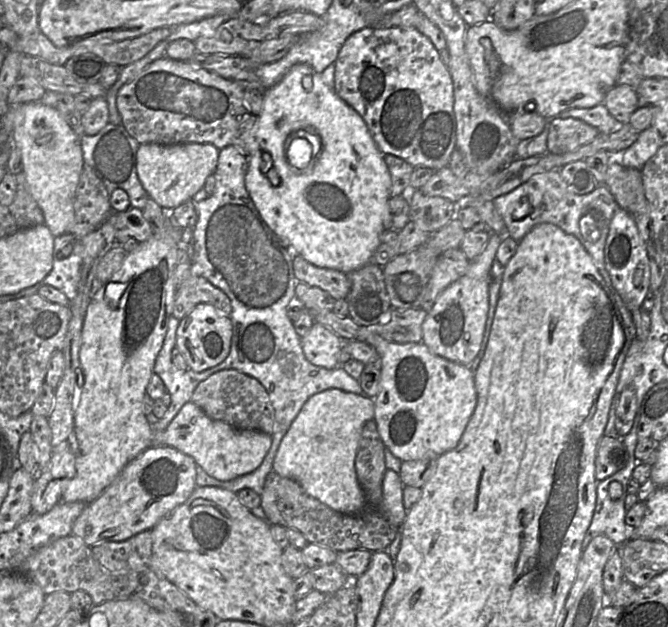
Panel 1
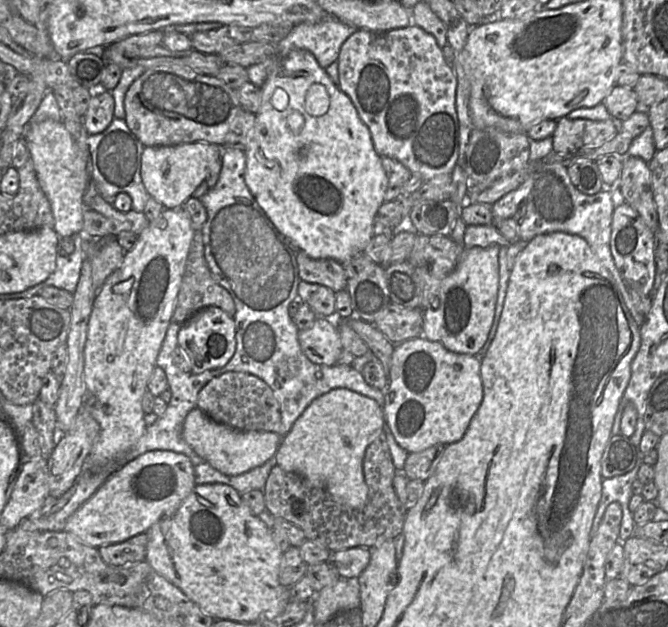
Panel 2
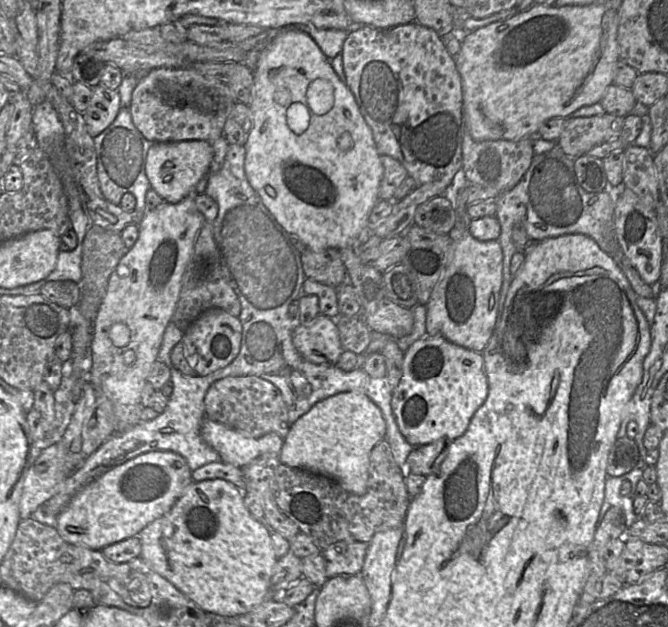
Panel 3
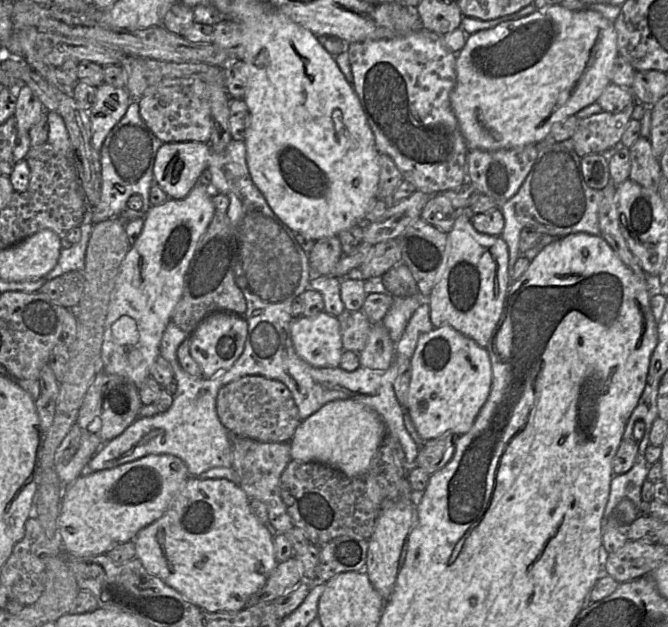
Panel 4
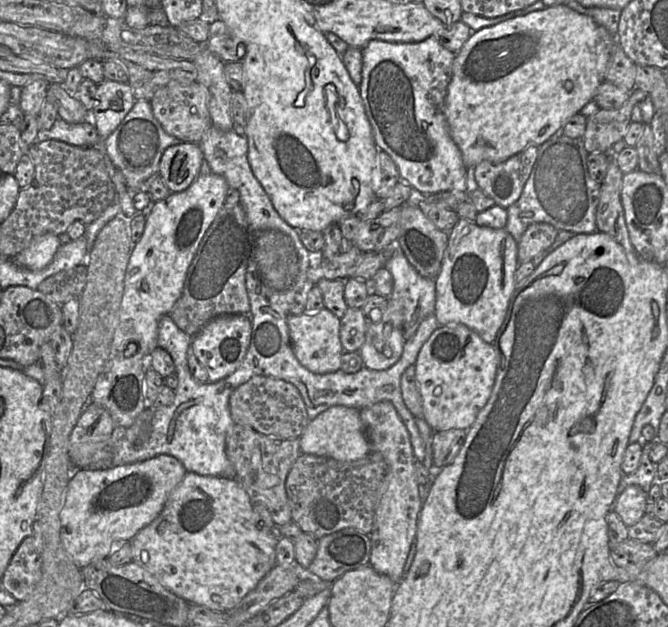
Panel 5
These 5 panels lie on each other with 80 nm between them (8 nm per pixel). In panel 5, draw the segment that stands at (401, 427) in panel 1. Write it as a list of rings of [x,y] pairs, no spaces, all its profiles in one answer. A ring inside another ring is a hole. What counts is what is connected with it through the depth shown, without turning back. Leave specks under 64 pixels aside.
[[[450,323],[439,326],[432,333],[421,347],[414,366],[423,400],[423,418],[432,430],[468,430],[491,395],[499,366],[499,354],[494,344],[485,342],[474,330],[460,323]]]

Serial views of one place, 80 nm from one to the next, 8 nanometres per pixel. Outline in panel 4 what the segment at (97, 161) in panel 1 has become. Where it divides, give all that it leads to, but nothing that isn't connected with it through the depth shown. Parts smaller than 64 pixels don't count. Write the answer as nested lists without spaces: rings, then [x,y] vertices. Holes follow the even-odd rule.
[[[132,101],[123,118],[111,129],[100,149],[101,164],[101,198],[93,209],[92,224],[97,224],[112,218],[118,218],[120,213],[128,209],[130,196],[138,194],[142,198],[140,211],[149,210],[149,191],[154,183],[153,166],[155,156],[163,142],[149,129],[140,116],[139,104]]]

